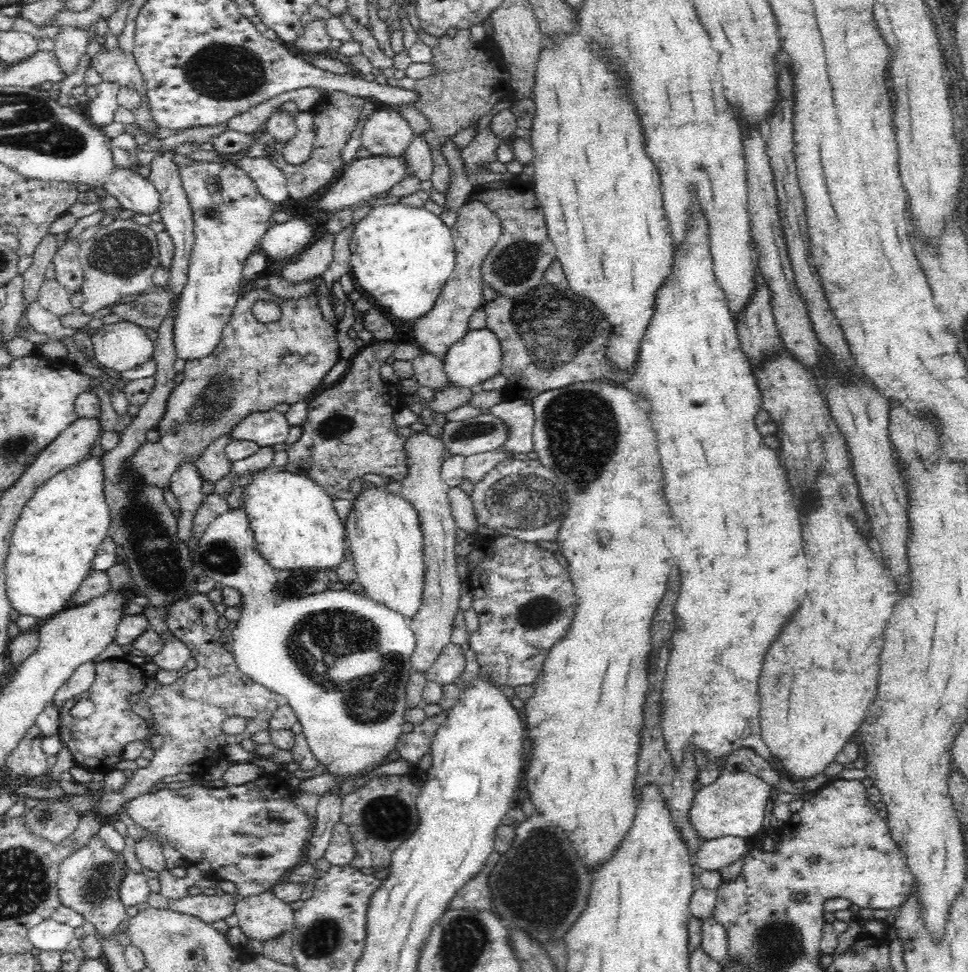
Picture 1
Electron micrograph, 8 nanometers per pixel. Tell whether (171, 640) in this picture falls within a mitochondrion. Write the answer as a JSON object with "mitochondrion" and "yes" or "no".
{"mitochondrion":"no"}

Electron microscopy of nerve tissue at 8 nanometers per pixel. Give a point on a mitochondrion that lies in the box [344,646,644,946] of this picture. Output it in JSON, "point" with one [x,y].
{"point":[383,819]}

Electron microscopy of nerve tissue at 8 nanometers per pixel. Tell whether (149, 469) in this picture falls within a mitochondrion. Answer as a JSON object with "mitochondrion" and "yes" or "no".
{"mitochondrion":"yes"}

